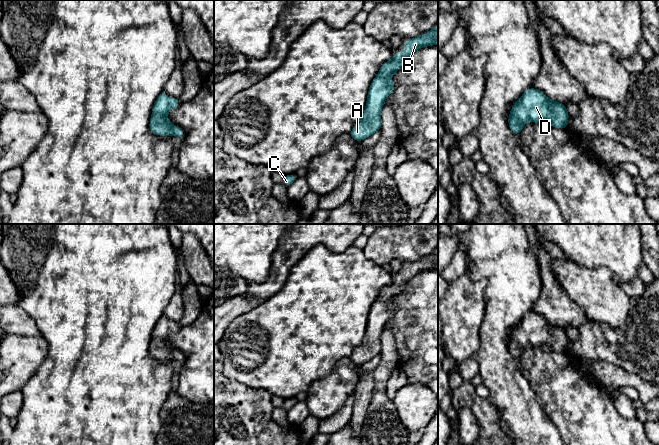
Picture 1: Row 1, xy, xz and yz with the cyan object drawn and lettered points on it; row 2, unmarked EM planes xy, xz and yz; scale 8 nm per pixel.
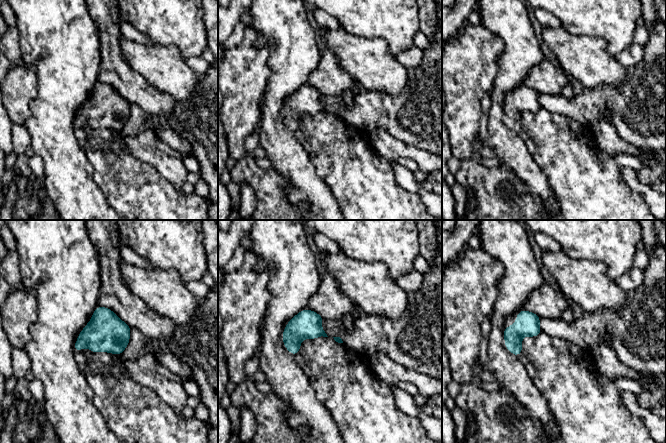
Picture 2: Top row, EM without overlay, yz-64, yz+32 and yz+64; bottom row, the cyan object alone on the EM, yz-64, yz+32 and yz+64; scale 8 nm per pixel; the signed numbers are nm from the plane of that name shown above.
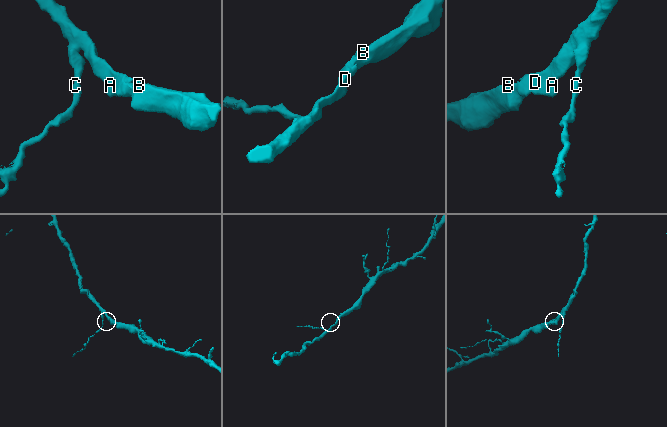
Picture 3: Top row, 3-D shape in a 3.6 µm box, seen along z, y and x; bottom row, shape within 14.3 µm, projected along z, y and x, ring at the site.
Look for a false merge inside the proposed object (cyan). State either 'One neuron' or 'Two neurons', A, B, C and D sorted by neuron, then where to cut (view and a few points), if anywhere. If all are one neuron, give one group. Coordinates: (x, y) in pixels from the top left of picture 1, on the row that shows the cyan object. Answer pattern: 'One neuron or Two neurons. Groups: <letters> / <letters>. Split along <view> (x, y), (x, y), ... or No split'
One neuron. Groups: A B C D. No split

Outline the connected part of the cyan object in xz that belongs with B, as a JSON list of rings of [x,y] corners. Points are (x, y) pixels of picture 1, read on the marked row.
[[[438,24],[428,33],[402,43],[405,51],[402,54],[393,53],[390,61],[385,62],[372,80],[368,90],[367,102],[362,116],[362,120],[354,125],[349,135],[360,142],[375,132],[382,126],[381,110],[385,104],[386,98],[394,91],[396,85],[391,81],[391,76],[399,71],[406,61],[425,46],[435,46],[438,44]]]

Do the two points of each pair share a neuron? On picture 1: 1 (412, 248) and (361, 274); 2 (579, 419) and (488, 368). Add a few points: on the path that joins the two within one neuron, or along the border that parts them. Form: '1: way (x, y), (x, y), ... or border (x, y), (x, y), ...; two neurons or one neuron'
1: border (362, 249), (363, 253), (370, 260), (381, 267); two neurons
2: border (528, 380), (535, 393), (537, 404), (547, 416); two neurons

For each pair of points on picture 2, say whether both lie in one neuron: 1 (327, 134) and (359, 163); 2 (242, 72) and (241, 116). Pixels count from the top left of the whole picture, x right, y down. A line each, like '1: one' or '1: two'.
1: one
2: one

